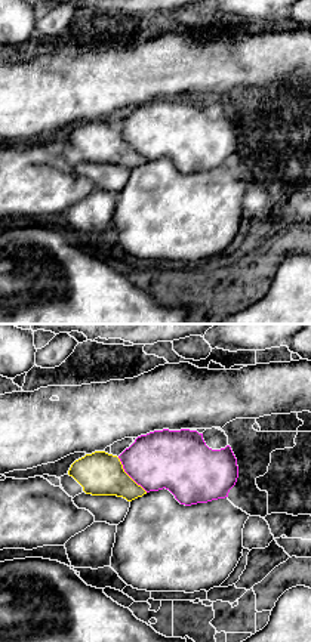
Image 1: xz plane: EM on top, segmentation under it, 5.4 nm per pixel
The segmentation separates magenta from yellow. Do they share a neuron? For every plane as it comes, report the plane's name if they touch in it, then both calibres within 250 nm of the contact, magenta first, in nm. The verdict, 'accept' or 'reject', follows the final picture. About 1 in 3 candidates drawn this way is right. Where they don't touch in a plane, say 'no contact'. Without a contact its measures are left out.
contact in xz; calibres 320 and 240 nm

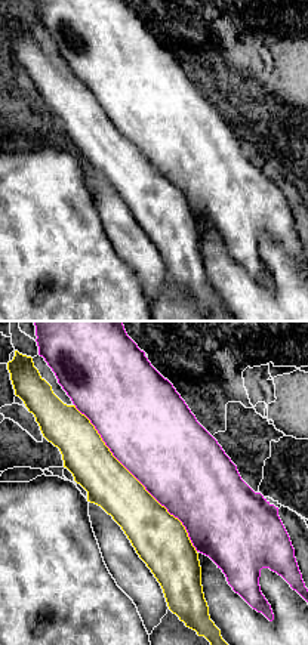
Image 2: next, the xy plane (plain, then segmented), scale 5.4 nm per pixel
contact in xy; calibres 480 and 260 nm

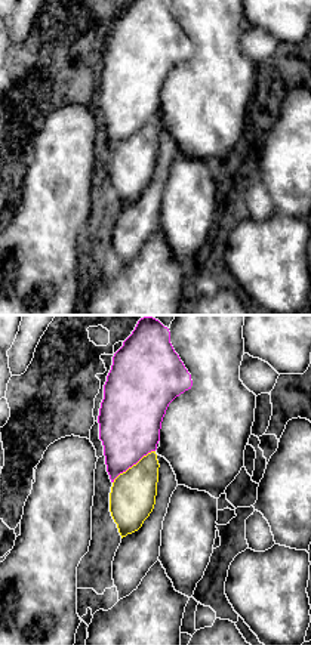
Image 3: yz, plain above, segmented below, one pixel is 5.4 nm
contact in yz; calibres 340 and 240 nm

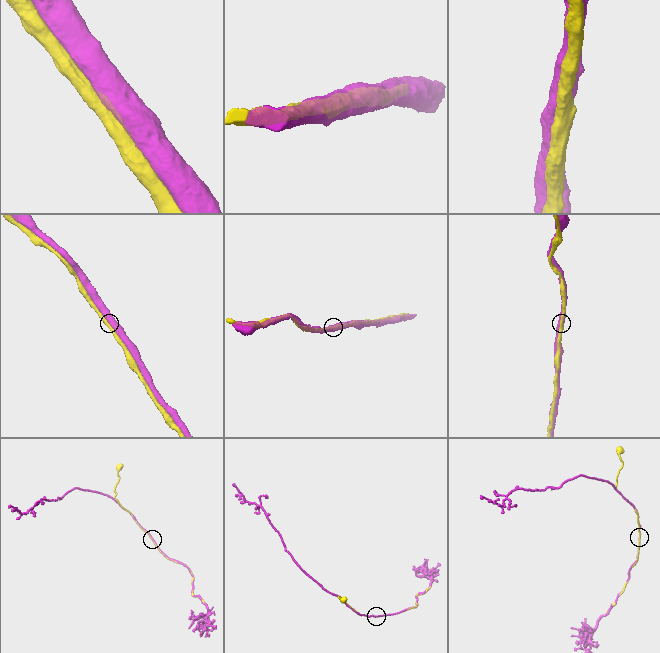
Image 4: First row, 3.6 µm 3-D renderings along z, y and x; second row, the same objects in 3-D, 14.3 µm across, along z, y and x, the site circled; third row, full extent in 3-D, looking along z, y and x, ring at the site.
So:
accept

